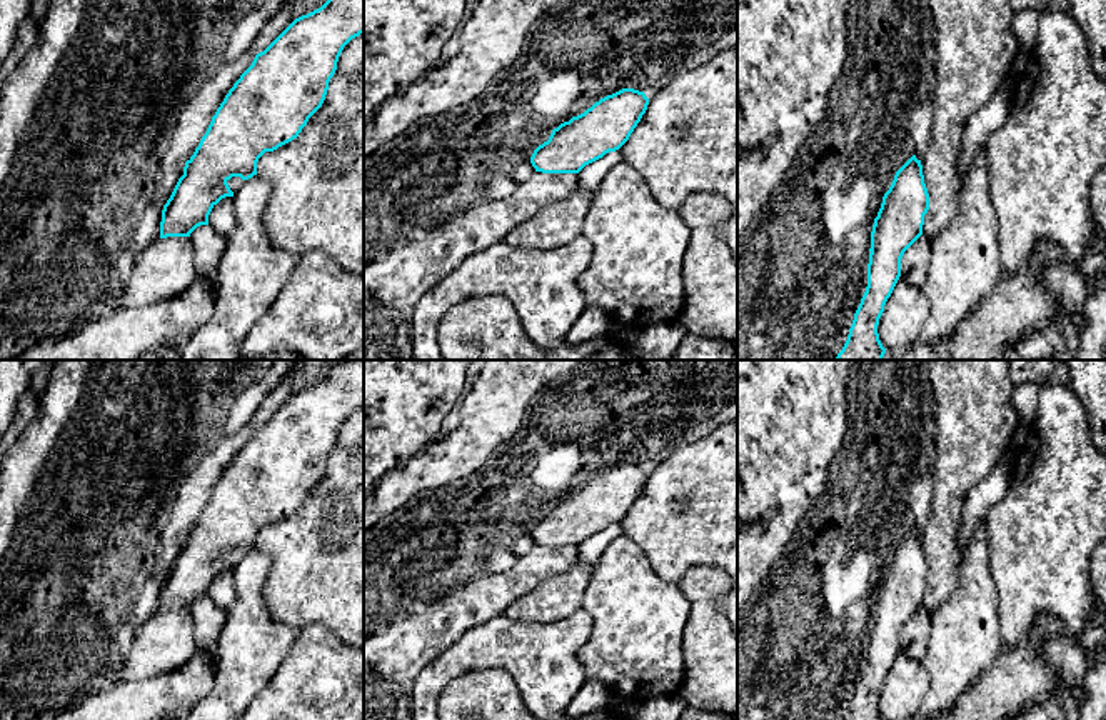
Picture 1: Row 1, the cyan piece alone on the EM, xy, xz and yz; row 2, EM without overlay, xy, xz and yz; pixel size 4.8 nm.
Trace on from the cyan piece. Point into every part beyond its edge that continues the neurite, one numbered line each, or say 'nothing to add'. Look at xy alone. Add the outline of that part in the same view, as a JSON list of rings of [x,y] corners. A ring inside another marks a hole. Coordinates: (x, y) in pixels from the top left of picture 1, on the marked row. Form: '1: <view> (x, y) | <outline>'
nothing to add

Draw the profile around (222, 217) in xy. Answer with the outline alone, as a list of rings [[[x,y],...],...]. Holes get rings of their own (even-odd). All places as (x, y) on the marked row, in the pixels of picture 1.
[[[225,197],[214,205],[209,215],[209,225],[225,237],[235,232],[237,217],[234,212],[232,197]]]

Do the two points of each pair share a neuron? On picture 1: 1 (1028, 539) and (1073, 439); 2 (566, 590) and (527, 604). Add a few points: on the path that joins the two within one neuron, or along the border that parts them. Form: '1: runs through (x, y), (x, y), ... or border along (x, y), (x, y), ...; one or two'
1: runs through (1053, 514), (1061, 502), (1061, 464); one
2: runs through (556, 597), (546, 604), (537, 604); one

